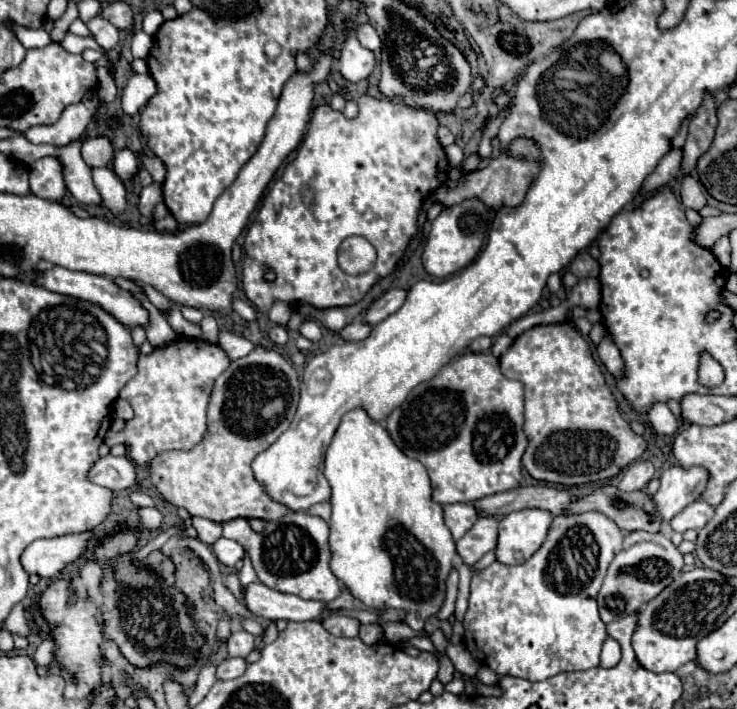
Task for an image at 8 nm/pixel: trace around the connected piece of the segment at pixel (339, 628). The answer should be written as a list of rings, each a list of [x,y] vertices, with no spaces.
[[[329,615],[321,621],[321,625],[329,633],[339,635],[339,637],[357,637],[357,633],[359,633],[359,621],[353,617],[347,617],[347,615]]]

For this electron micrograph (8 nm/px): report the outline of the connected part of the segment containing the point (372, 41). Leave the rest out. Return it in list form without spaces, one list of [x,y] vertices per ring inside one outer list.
[[[369,23],[359,25],[359,27],[355,29],[355,35],[357,35],[357,39],[359,39],[359,43],[361,43],[363,47],[367,47],[367,49],[371,49],[371,51],[379,51],[379,49],[381,49],[381,41],[379,41],[375,29],[373,29]]]

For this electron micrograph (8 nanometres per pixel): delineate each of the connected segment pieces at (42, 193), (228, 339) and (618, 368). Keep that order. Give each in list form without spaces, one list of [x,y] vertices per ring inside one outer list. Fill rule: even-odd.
[[[43,157],[35,161],[29,169],[29,183],[33,195],[51,201],[61,201],[65,193],[61,163],[55,157]]]
[[[219,331],[219,345],[227,351],[227,355],[231,359],[237,357],[245,357],[245,353],[249,353],[255,345],[251,341],[247,341],[243,335],[235,335],[231,331]]]
[[[609,335],[603,337],[603,341],[597,347],[597,353],[599,353],[599,359],[603,361],[603,365],[607,367],[607,371],[613,377],[623,377],[625,375],[625,361],[623,361],[617,345],[613,343],[613,339]]]

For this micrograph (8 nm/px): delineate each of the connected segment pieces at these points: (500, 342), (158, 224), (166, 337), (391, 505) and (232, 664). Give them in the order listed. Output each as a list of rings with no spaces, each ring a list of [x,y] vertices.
[[[501,333],[501,335],[497,337],[497,341],[493,343],[493,347],[491,347],[491,353],[493,353],[495,357],[501,357],[501,355],[511,347],[511,343],[513,343],[513,339],[511,339],[507,333]]]
[[[169,214],[169,216],[160,219],[154,223],[154,227],[159,232],[173,232],[178,229],[179,224],[175,218]]]
[[[131,293],[131,295],[143,305],[143,309],[149,311],[149,325],[147,325],[147,339],[149,339],[149,343],[153,347],[157,347],[157,345],[165,345],[165,341],[173,341],[175,331],[163,319],[159,309],[147,299],[147,295],[145,293]]]
[[[353,409],[343,417],[327,449],[325,477],[333,489],[329,499],[333,507],[329,521],[333,575],[355,599],[371,609],[403,609],[405,623],[421,633],[425,621],[437,615],[445,601],[445,581],[457,555],[455,541],[443,523],[443,509],[431,499],[431,483],[425,467],[417,459],[405,457],[381,423],[371,421],[363,409]]]
[[[229,657],[217,667],[217,677],[219,679],[235,679],[241,677],[247,669],[247,661],[241,657]]]

